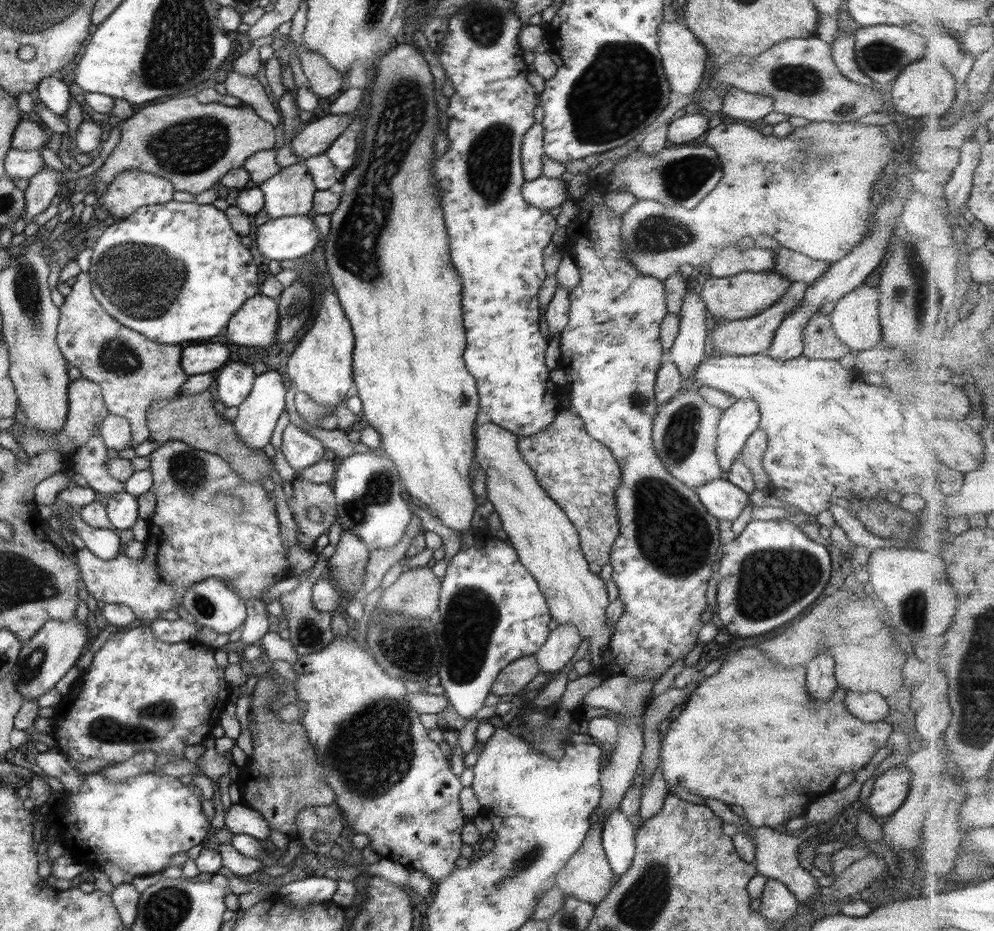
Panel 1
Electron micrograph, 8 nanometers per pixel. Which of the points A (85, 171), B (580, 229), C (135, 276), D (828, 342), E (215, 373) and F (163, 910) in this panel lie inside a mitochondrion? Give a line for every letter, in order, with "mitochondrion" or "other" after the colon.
A: other
B: other
C: mitochondrion
D: other
E: other
F: mitochondrion

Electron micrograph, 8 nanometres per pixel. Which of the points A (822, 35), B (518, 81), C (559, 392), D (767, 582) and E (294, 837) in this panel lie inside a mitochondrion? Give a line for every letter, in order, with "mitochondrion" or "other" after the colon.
A: other
B: other
C: other
D: mitochondrion
E: other

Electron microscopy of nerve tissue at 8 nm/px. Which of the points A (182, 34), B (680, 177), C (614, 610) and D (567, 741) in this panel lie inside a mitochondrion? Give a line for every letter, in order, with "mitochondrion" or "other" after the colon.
A: mitochondrion
B: mitochondrion
C: other
D: other

